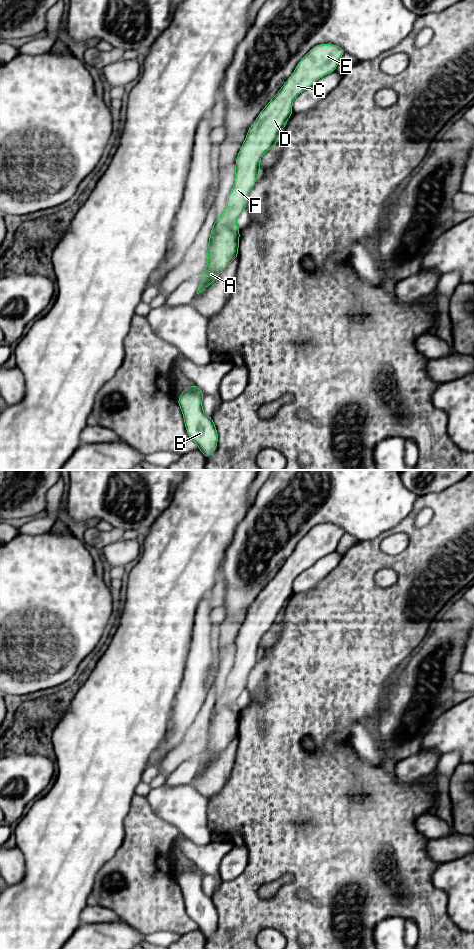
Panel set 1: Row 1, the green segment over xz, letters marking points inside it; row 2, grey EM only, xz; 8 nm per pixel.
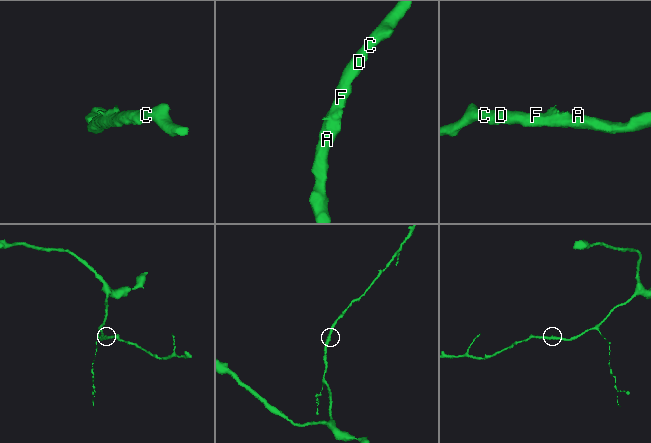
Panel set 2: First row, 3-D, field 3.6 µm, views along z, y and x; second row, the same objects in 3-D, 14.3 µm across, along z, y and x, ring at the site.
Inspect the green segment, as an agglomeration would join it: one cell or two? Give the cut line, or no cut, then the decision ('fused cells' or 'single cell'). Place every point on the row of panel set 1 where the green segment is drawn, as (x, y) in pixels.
no cut | single cell

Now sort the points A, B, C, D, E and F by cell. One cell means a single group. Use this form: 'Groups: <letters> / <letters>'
Groups: A B C D E F

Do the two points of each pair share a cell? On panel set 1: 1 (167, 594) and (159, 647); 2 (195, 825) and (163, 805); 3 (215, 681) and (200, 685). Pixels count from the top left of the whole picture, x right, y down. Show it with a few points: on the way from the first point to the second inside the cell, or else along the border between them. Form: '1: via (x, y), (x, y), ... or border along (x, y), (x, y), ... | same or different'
1: via (159, 607), (159, 634) | same
2: via (187, 817), (175, 805), (171, 805) | same
3: border along (215, 660), (208, 685) | different

